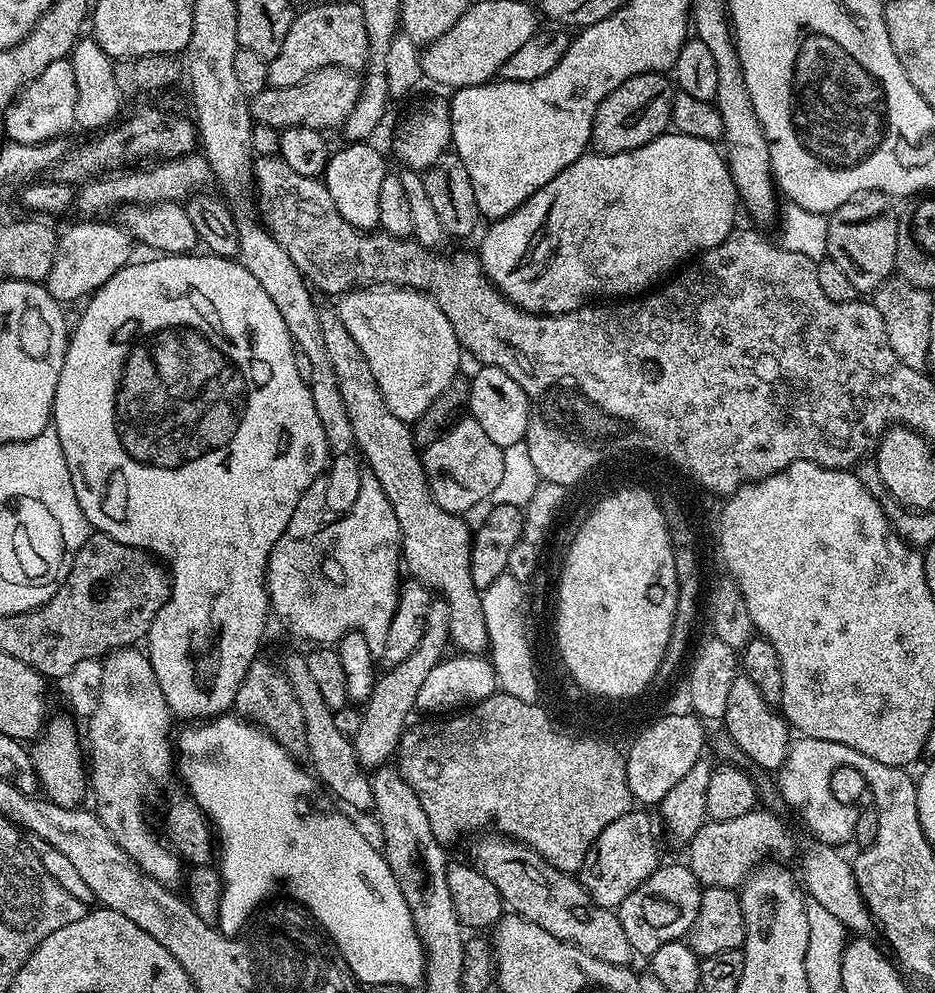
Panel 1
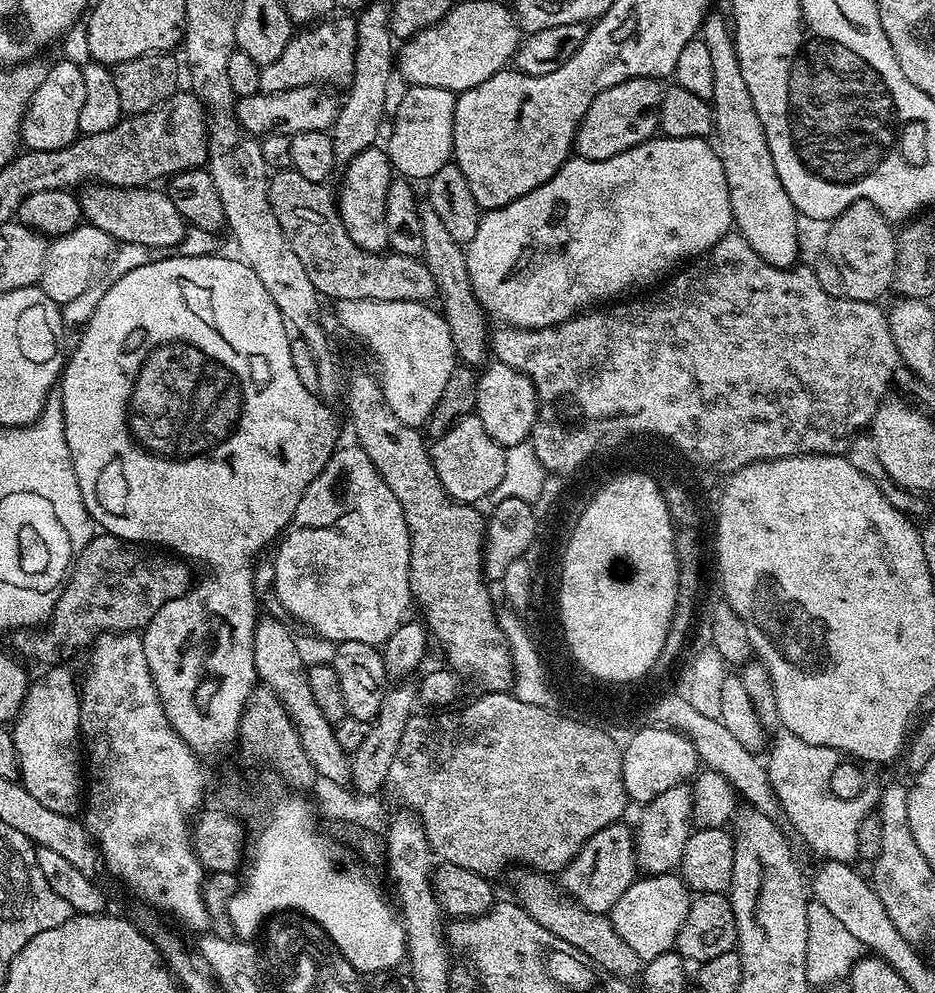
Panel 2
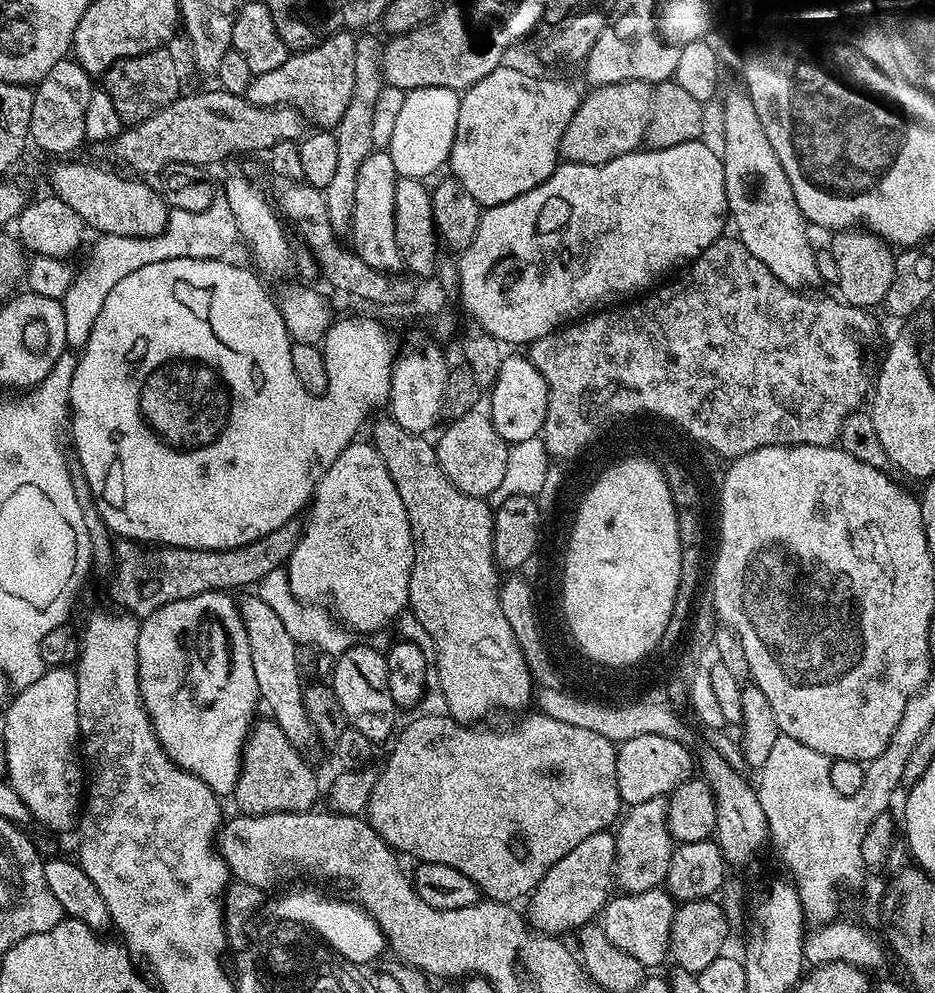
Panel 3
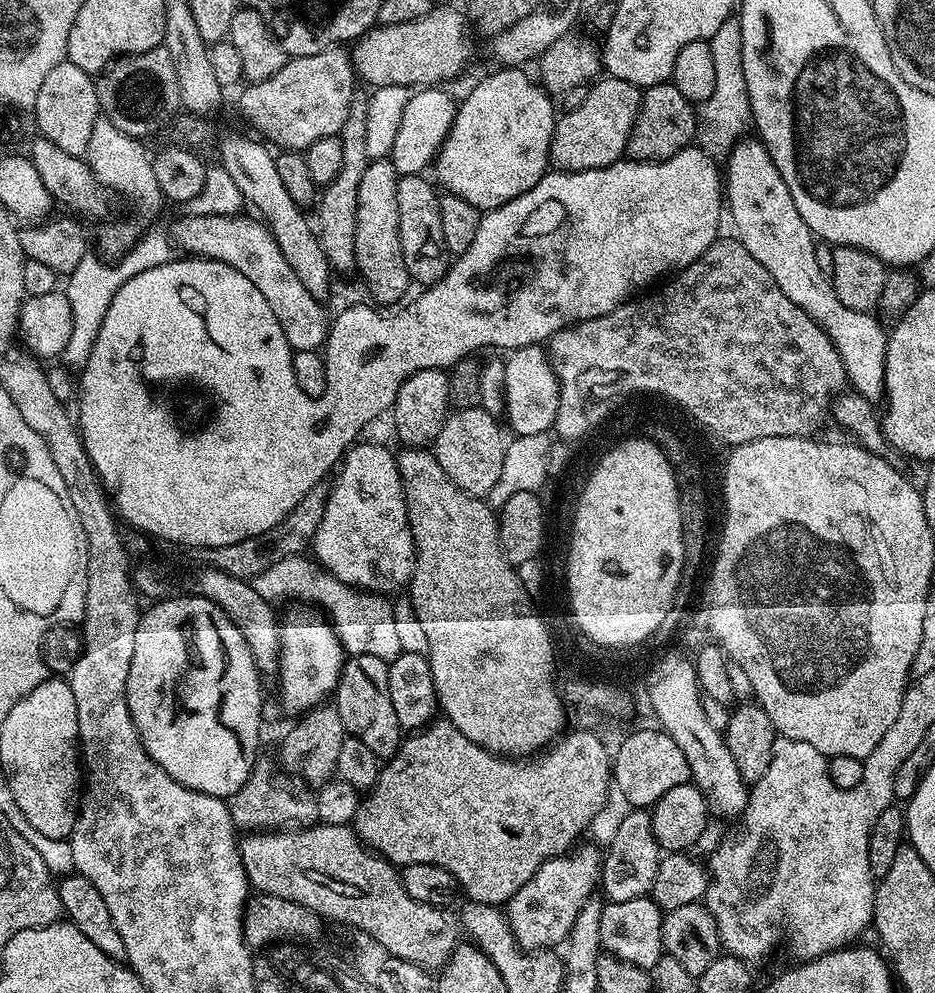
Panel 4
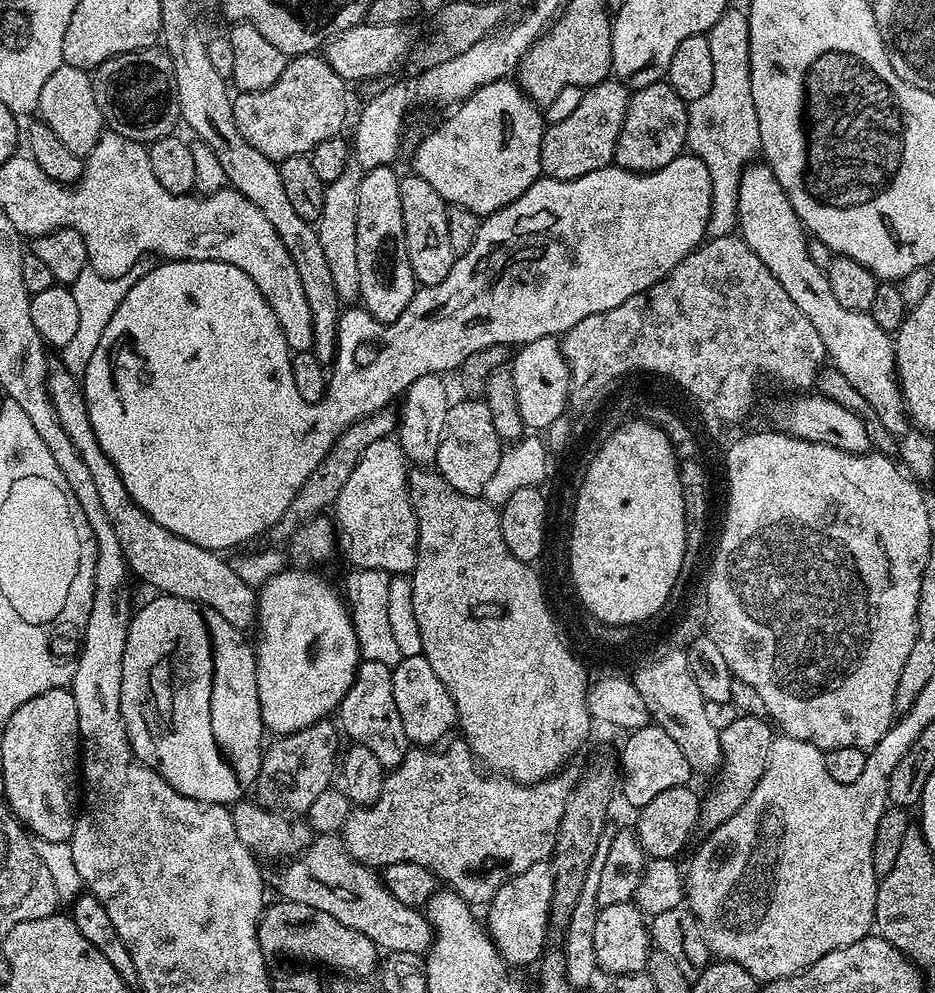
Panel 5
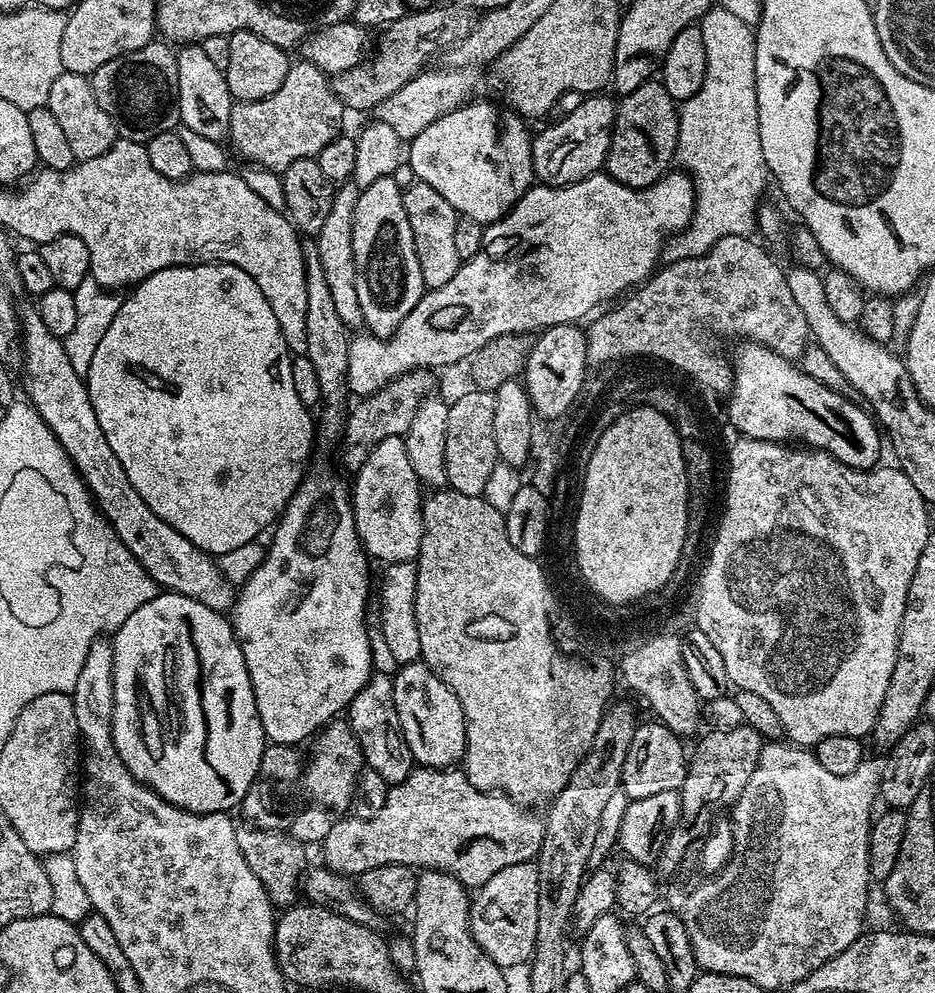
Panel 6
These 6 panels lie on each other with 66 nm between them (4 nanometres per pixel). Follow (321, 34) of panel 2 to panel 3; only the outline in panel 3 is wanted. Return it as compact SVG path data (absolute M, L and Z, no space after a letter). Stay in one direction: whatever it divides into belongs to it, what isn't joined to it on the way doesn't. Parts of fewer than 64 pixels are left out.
M341 30L312 48L293 51L282 66L253 76L246 93L248 101L267 108L288 104L303 112L311 123L313 120L313 125L331 129L342 118L353 93L356 39L351 31Z

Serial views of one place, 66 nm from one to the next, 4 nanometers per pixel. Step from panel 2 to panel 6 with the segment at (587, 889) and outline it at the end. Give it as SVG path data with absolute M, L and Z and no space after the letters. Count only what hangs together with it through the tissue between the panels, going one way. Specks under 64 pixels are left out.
M527 860L498 870L498 874L475 889L471 897L470 930L474 942L478 942L478 946L482 946L482 950L502 969L511 970L531 961L538 938L539 886L539 863Z

